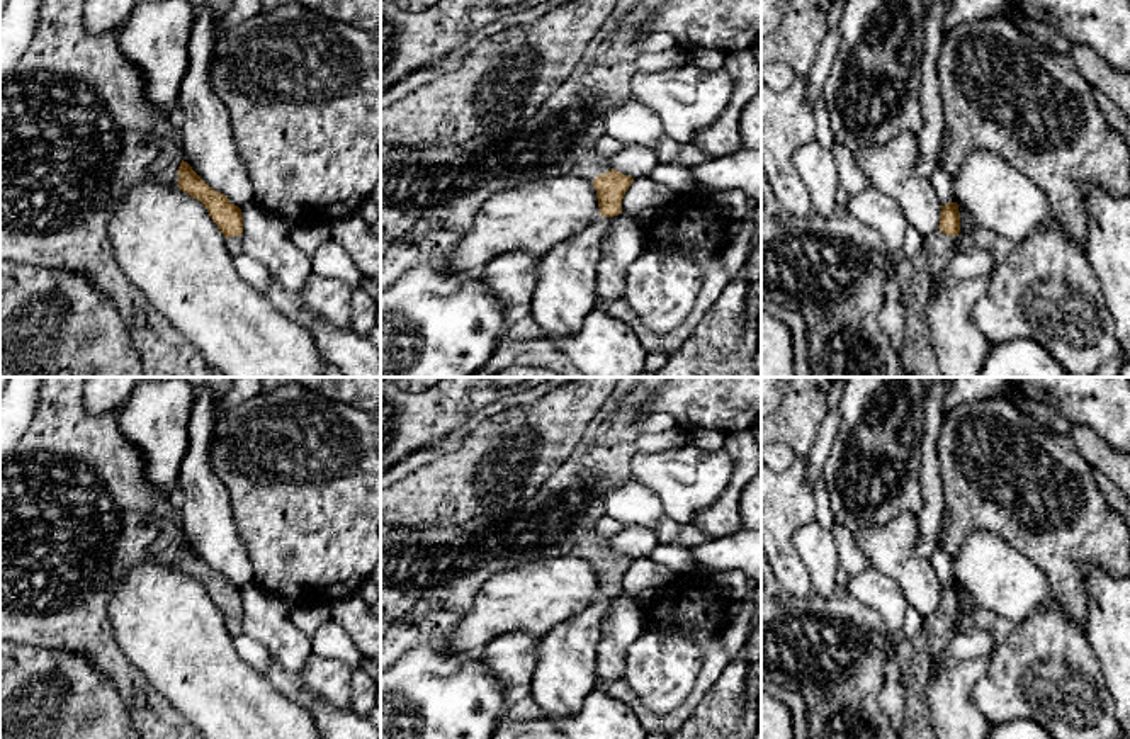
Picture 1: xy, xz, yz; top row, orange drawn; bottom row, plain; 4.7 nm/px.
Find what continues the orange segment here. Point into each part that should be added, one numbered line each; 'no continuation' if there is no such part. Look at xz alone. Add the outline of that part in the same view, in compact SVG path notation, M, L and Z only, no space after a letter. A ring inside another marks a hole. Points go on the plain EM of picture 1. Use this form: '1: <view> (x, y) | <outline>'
1: xz (590, 546) | M595 532L585 533L573 547L571 554L593 562L598 556L610 552L608 537Z

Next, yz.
1: yz (916, 656) | M936 610L923 618L923 630L916 639L899 639L897 657L906 702L901 739L936 739L931 731L926 688L931 680L933 663L957 635L957 617Z

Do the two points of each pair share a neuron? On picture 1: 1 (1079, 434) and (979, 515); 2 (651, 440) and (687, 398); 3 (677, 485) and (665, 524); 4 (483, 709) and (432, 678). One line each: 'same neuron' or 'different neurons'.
1: different neurons
2: different neurons
3: different neurons
4: same neuron

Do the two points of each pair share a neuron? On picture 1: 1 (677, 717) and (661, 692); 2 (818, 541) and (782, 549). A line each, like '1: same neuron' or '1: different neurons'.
1: different neurons
2: different neurons

